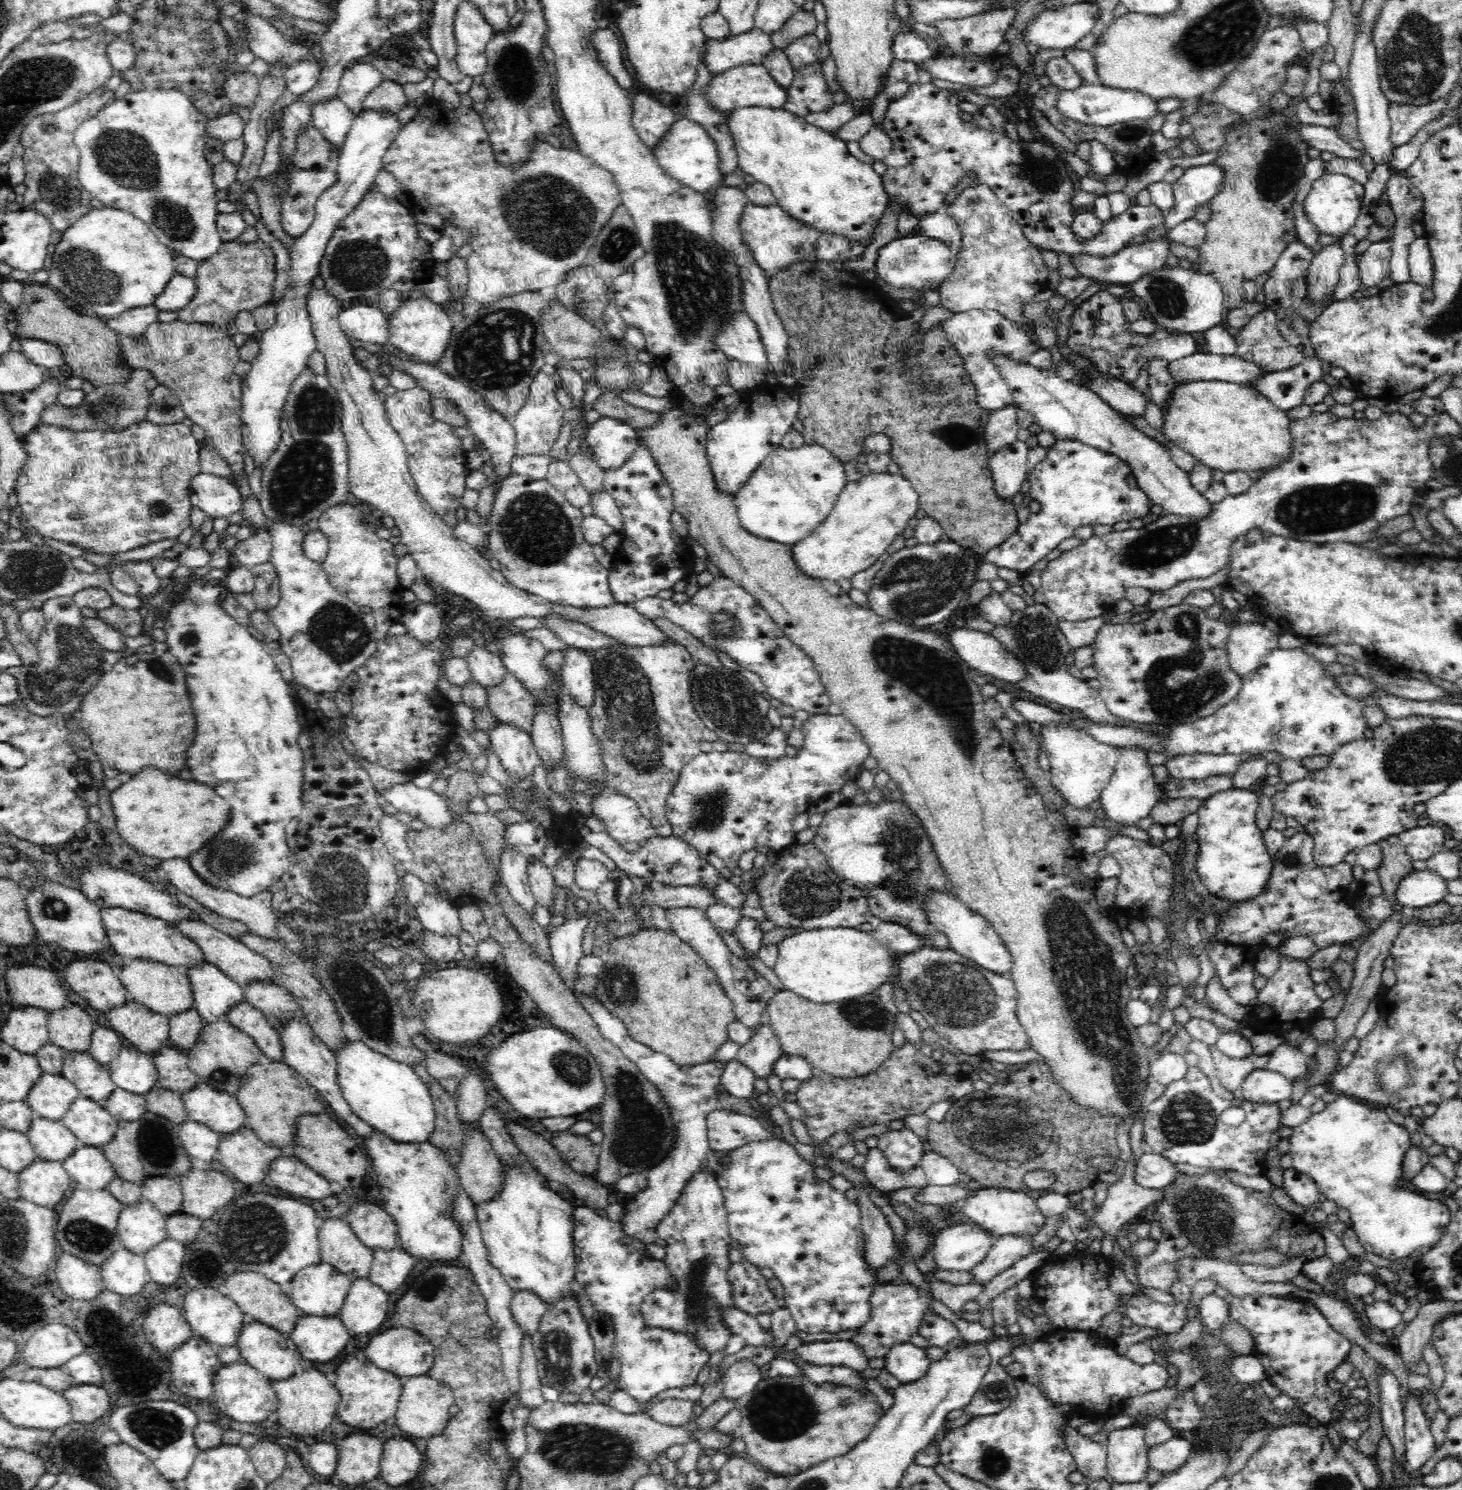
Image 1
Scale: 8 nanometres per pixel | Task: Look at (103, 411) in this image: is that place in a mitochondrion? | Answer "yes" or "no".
yes

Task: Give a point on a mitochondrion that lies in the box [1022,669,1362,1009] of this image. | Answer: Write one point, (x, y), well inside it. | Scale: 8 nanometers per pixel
(1291, 862)

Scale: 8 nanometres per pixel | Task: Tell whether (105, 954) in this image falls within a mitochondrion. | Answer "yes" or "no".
no

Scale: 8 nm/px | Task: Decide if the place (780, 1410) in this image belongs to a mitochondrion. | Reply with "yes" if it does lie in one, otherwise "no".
yes

